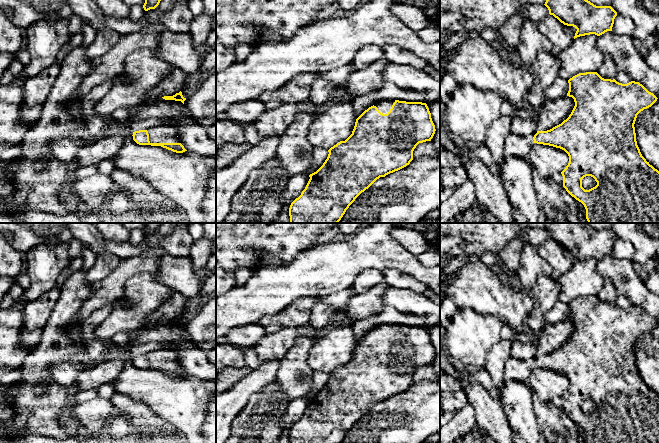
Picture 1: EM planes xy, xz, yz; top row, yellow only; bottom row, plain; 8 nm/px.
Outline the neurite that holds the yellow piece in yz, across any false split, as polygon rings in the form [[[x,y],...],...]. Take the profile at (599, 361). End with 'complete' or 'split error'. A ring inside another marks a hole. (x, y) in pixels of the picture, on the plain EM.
[[[597,296],[579,297],[570,302],[568,304],[568,307],[569,315],[567,317],[567,320],[572,321],[575,326],[575,330],[569,341],[561,348],[553,351],[550,354],[537,355],[537,357],[533,361],[523,361],[511,356],[504,366],[504,381],[517,380],[527,382],[529,375],[534,367],[560,372],[564,374],[569,380],[569,387],[561,396],[563,400],[563,411],[572,421],[574,421],[576,424],[584,429],[586,433],[586,443],[659,443],[659,395],[655,393],[652,389],[650,389],[649,386],[647,386],[646,383],[642,380],[637,369],[634,351],[637,339],[644,333],[651,331],[658,322],[653,317],[649,316],[639,306],[631,305],[627,308],[622,308],[617,306],[615,303],[604,303]],[[586,400],[593,401],[597,406],[597,409],[589,414],[585,414],[582,411],[582,403]]]; split error

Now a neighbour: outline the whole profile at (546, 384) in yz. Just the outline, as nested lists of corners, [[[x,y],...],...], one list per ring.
[[[537,367],[531,371],[527,383],[532,392],[546,403],[551,403],[554,397],[561,397],[569,387],[564,374]]]

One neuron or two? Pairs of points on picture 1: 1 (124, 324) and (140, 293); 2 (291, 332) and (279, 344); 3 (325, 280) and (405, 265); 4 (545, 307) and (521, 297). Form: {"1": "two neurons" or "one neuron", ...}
{"1": "one neuron", "2": "one neuron", "3": "one neuron", "4": "two neurons"}

